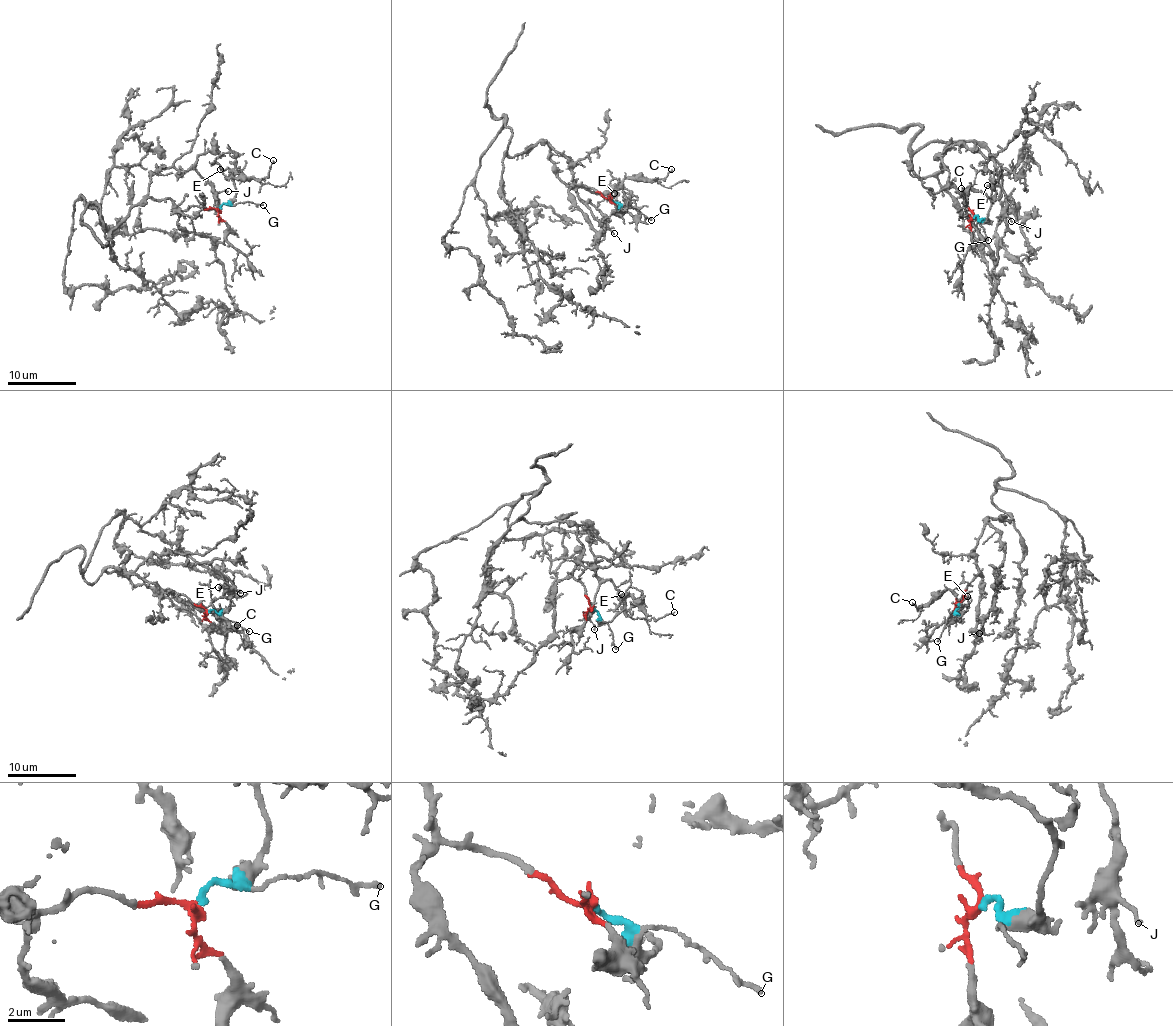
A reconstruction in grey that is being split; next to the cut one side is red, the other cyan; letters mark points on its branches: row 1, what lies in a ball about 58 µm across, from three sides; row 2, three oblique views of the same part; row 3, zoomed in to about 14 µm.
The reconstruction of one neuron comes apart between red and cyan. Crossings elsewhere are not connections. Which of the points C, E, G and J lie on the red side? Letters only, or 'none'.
J

